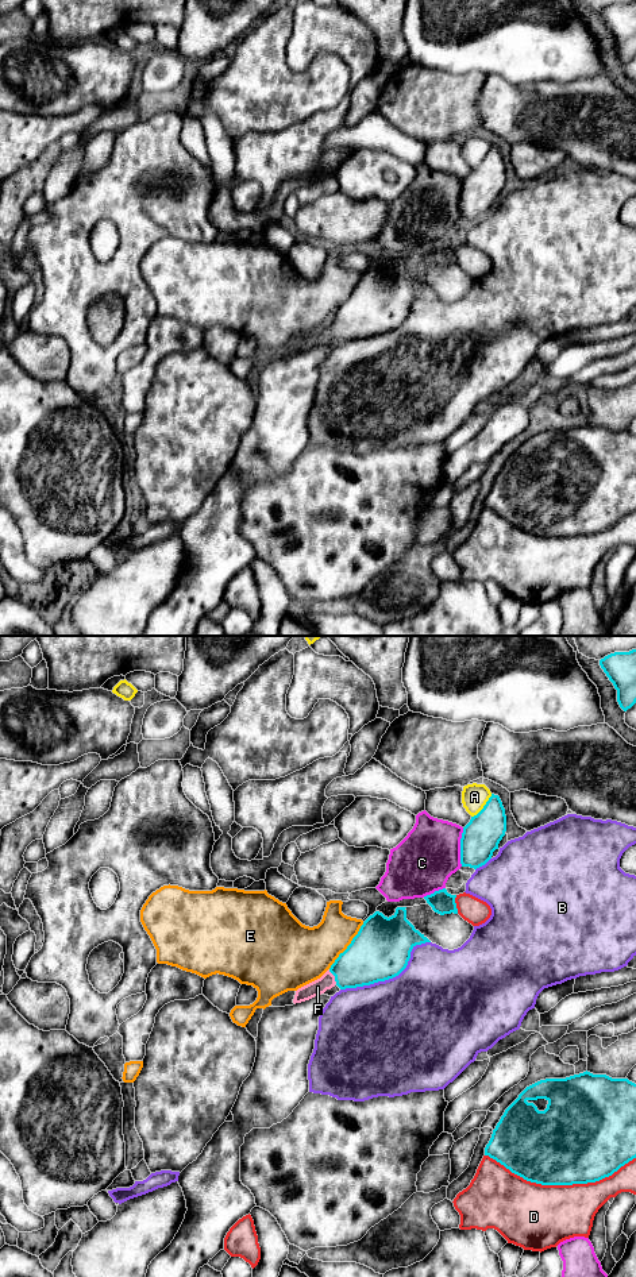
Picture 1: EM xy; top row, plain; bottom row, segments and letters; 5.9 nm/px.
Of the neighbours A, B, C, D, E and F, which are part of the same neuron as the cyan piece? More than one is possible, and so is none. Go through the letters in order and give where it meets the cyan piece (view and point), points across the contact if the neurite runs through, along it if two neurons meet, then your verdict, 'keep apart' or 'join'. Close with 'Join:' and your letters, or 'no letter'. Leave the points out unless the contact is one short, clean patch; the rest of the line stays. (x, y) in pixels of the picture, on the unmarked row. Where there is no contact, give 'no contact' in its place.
A: contact xy (484, 158); keep apart
B: contact xy (390, 330); keep apart
C: contact xy (461, 199); keep apart
D: contact xy (561, 536); keep apart
E: contact xy (349, 297); keep apart
F: contact xy (334, 327); way xy (372, 309), (346, 324), (334, 327), (318, 339); join
Join: F

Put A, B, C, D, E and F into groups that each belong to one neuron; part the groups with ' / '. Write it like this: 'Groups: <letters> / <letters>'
Groups: A / B / C / D / E / F

